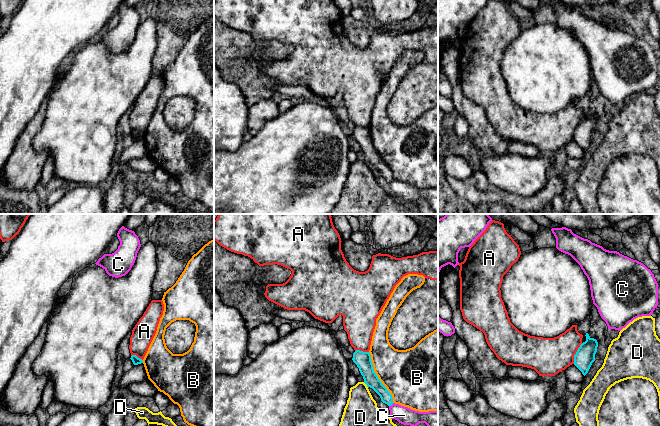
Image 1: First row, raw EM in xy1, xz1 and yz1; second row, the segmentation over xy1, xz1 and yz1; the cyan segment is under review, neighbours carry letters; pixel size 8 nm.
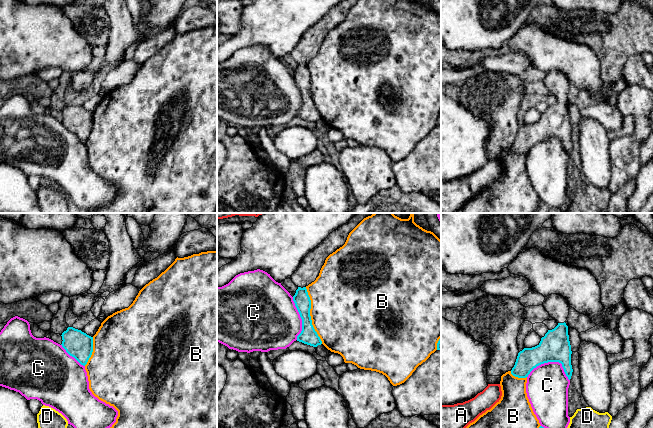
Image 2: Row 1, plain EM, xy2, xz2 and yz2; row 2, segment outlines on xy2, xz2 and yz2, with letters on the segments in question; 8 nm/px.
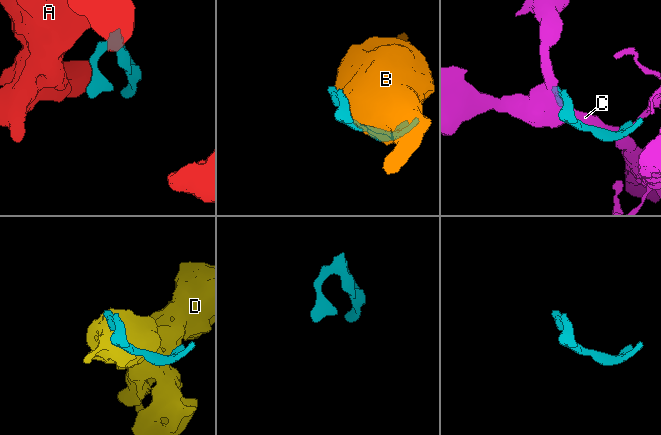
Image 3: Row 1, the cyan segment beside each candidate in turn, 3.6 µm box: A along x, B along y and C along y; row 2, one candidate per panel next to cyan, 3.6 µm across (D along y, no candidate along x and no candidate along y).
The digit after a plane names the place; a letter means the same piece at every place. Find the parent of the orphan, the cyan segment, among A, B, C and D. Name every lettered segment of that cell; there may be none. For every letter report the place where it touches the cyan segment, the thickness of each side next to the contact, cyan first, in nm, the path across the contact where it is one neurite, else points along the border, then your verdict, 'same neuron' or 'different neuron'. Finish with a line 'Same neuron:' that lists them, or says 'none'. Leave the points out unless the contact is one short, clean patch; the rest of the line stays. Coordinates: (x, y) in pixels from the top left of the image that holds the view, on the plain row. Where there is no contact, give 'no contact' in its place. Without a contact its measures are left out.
A: contact yz1 (576, 129); calibres 160 and 300 nm; border yz1 (582, 119), (574, 131), (573, 139); different neuron
B: contact xz2 (309, 91); calibres 140 and 480 nm; different neuron
C: contact yz2 (551, 137); calibres 240 and 340 nm; different neuron
D: contact xz1 (366, 160); calibres 130 and 280 nm; border xz1 (363, 158), (367, 163); different neuron
Same neuron: none

